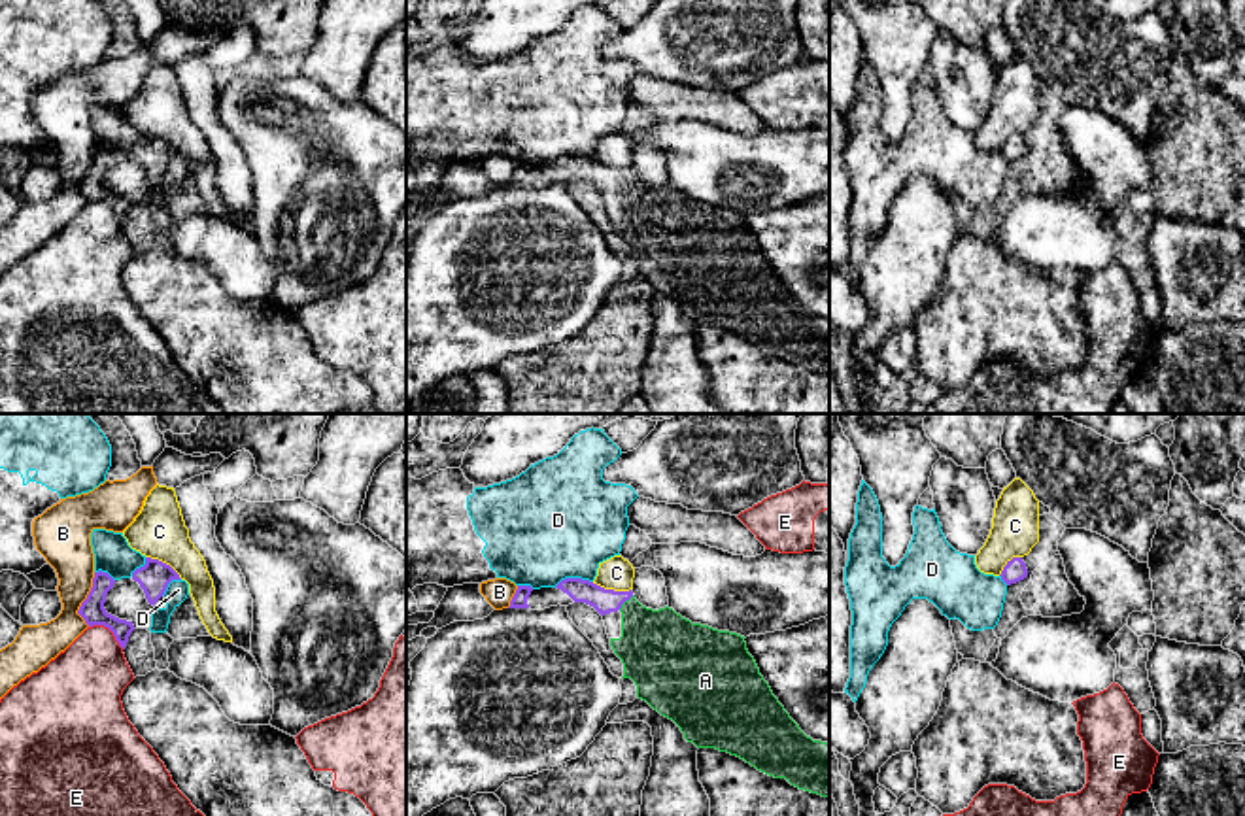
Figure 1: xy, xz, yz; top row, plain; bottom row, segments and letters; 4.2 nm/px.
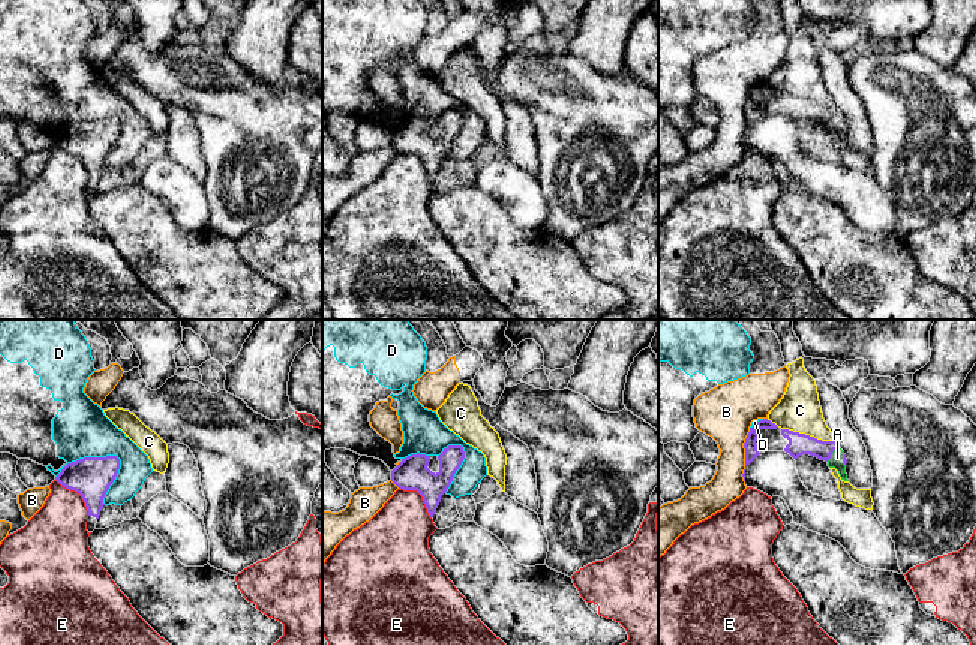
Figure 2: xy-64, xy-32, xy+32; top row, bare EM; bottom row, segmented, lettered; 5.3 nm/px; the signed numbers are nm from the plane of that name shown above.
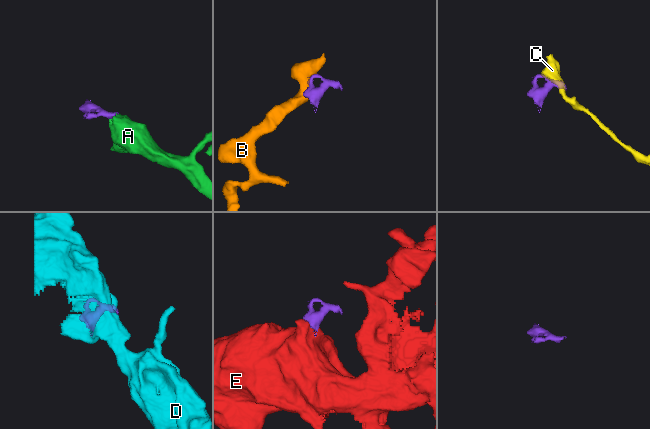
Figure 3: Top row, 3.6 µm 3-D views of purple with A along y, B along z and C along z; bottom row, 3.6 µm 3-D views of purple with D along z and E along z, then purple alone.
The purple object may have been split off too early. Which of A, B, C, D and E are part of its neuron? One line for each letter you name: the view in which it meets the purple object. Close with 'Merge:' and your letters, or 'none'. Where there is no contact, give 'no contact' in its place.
A: contact in xz
Merge: A

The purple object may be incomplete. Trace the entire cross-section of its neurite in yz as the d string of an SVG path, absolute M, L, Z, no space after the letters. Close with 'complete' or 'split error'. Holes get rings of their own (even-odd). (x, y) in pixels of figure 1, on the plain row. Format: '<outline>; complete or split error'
M1013 134L1011 138L1007 138L999 153L1007 162L1020 159L1028 153L1026 140L1022 138L1022 134Z; complete

